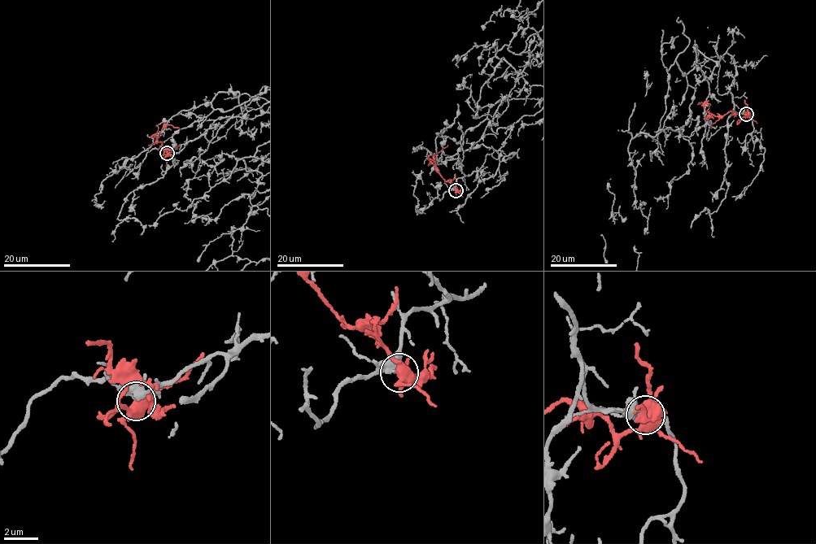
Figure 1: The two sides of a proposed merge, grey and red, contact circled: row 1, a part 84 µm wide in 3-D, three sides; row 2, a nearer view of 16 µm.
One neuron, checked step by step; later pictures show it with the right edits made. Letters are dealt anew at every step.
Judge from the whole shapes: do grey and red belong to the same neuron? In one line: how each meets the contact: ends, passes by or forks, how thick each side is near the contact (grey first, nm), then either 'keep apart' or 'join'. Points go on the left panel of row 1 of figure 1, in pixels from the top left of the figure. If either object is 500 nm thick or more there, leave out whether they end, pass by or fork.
grey passes by; red forks there; 280 nm thick on the grey side, 480 nm on the other; keep apart

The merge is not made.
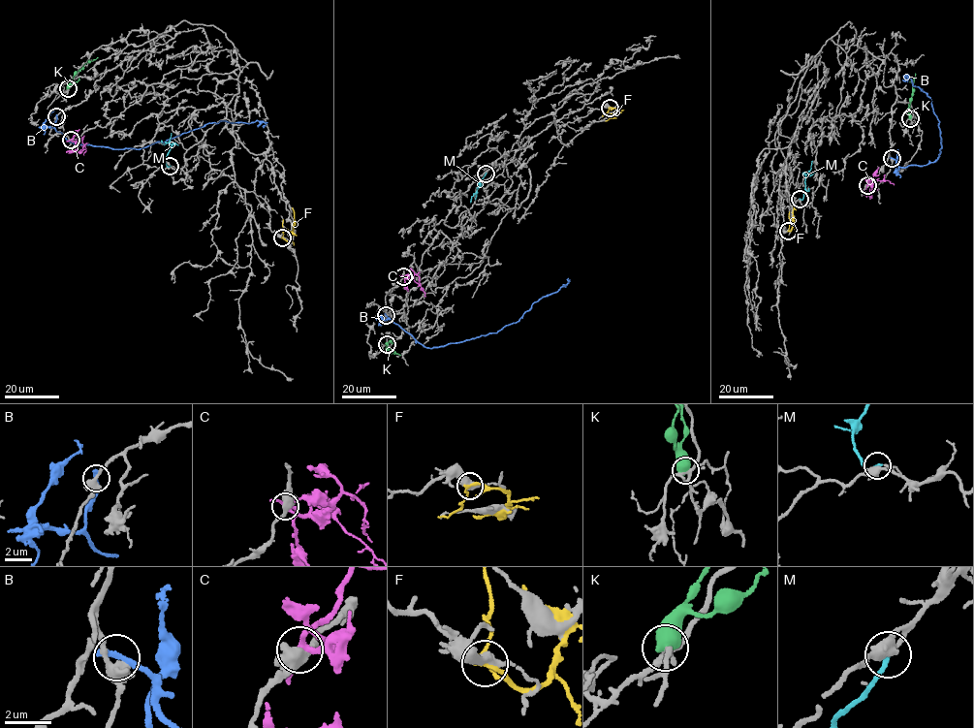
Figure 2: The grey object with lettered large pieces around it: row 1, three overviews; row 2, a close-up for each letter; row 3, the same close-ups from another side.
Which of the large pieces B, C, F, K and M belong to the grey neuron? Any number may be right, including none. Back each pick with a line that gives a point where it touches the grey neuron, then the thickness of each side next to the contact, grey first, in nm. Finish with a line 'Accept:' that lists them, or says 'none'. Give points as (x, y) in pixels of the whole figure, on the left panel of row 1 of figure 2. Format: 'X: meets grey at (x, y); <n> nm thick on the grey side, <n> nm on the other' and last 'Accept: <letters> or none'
M: meets grey at (170, 166); 480 nm thick on the grey side, 220 nm on the other
Accept: M

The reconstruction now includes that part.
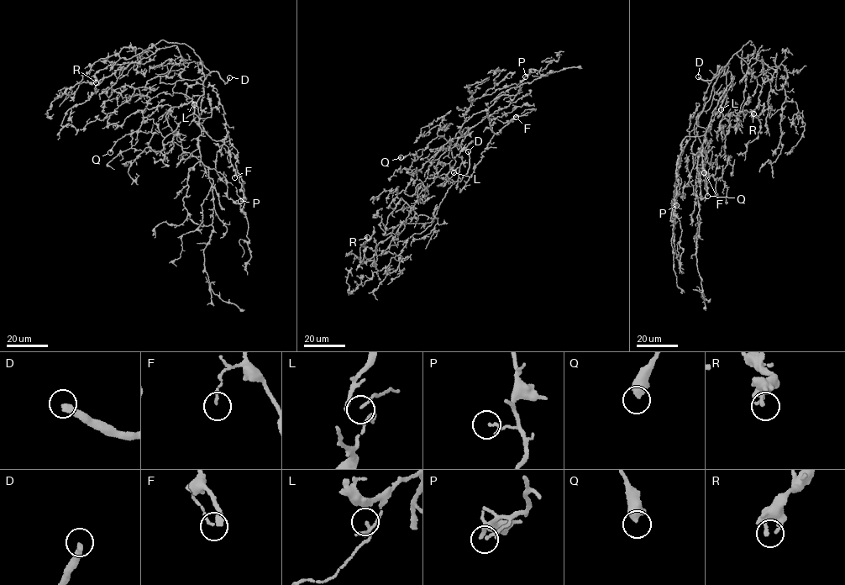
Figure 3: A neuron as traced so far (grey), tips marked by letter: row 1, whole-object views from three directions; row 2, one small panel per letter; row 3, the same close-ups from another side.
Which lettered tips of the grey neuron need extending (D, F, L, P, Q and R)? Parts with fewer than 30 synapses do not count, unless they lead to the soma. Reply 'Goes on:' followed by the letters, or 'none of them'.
Goes on: D

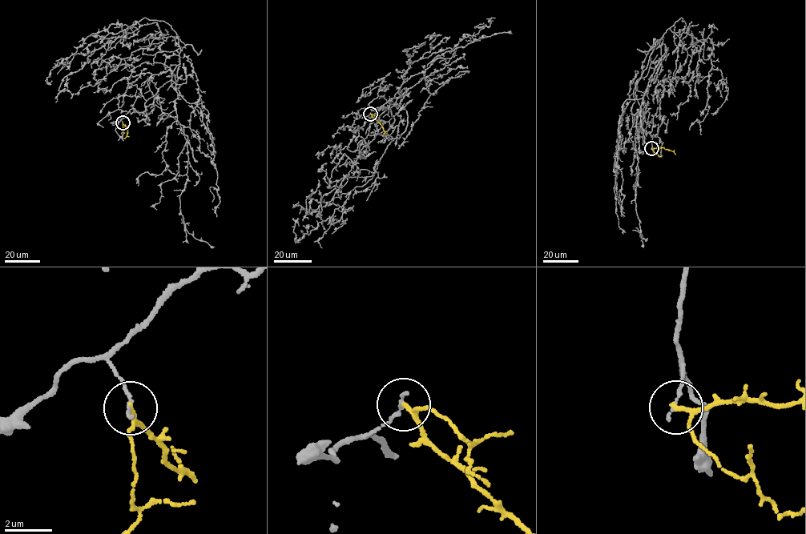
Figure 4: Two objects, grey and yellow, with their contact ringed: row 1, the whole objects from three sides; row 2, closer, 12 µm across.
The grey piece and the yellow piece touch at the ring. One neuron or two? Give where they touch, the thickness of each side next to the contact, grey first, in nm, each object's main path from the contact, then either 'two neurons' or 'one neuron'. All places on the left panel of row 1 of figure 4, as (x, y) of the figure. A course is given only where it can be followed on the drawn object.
place (122, 122); calibres 140 and 150 nm; course grey (122, 123), (179, 63), (163, 21), (111, 24), (123, 37), (63, 78), (70, 98); course yellow (122, 123), (127, 130), (123, 138); two neurons

